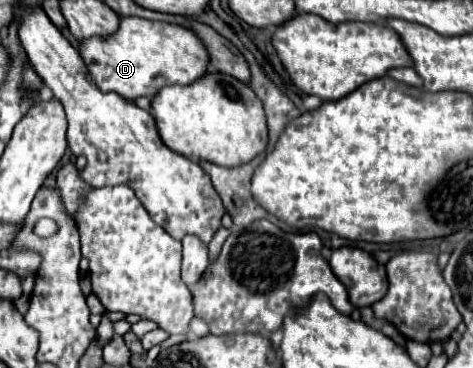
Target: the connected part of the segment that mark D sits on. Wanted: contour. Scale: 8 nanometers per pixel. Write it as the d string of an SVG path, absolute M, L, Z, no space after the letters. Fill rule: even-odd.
M121 17L119 31L111 37L81 41L81 57L101 91L115 91L123 99L155 97L167 85L189 85L209 73L209 51L193 29L173 23L147 21L141 17Z

